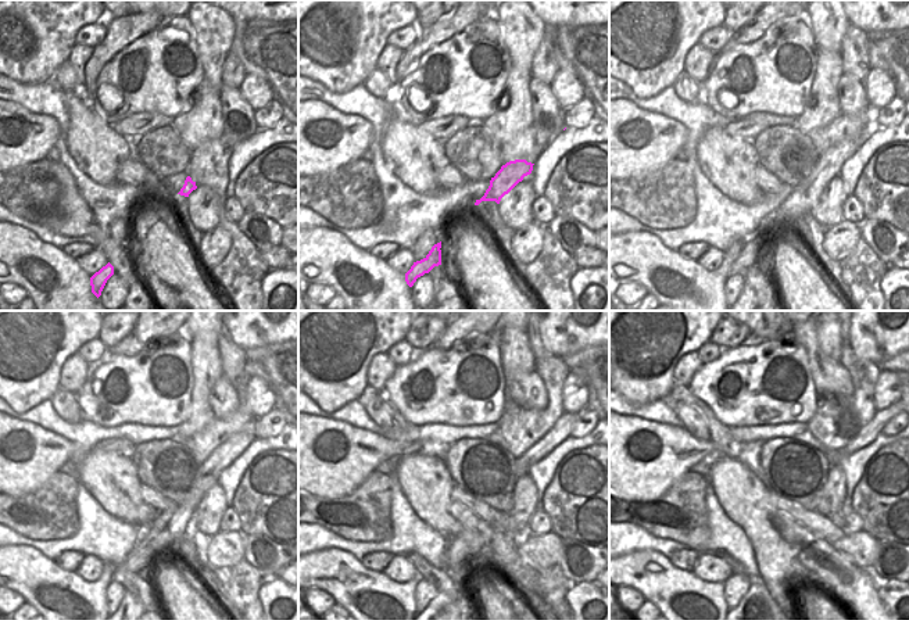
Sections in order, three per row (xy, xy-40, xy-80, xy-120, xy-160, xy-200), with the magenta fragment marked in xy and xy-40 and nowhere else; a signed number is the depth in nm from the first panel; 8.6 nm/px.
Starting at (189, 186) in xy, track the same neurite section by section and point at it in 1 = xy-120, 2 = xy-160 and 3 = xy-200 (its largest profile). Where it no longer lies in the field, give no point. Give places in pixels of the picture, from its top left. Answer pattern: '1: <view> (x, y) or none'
1: xy-120 (139, 558)
2: xy-160 (561, 430)
3: xy-200 (874, 427)

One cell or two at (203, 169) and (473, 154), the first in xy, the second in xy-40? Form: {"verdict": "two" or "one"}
{"verdict": "two"}

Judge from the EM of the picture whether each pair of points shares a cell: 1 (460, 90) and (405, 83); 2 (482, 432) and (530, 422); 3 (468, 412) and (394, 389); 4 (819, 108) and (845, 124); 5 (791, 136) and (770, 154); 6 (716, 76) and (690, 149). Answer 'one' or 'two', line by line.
1: one
2: two
3: one
4: two
5: one
6: two

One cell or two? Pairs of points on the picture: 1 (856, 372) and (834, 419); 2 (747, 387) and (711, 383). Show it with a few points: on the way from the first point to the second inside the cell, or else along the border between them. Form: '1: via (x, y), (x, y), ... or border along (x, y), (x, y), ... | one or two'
1: via (859, 384), (859, 395), (847, 408) | one
2: via (737, 394), (723, 398), (719, 393) | one

